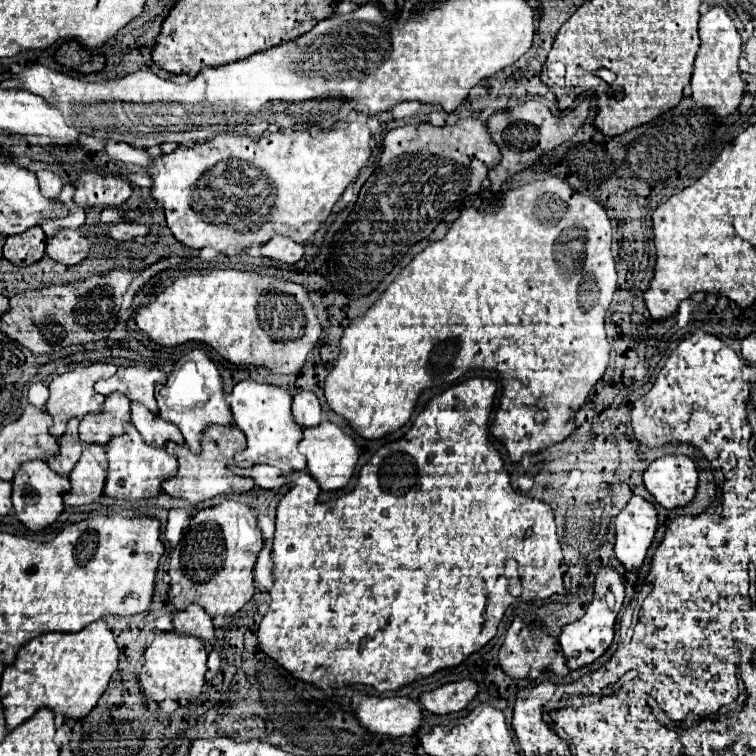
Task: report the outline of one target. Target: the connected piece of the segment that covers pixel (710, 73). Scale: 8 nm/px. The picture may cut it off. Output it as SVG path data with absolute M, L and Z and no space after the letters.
M711 6L701 16L699 38L701 38L701 48L697 52L693 76L691 76L693 98L697 106L711 108L719 116L729 116L741 104L741 96L743 96L743 82L737 68L737 60L741 54L741 36L723 6Z

